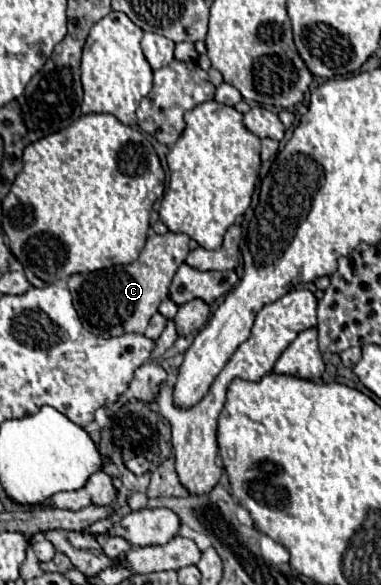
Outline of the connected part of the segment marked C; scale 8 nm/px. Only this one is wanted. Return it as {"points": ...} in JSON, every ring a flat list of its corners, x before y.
{"points":[[151,231,139,259,129,265,115,265,91,273,75,273,67,279,67,287,73,295,75,309,83,319,83,325,101,337,115,337,125,333,145,333,145,327,153,313,157,313,161,301,169,297,169,285,189,253,189,235,171,233,157,235]]}

